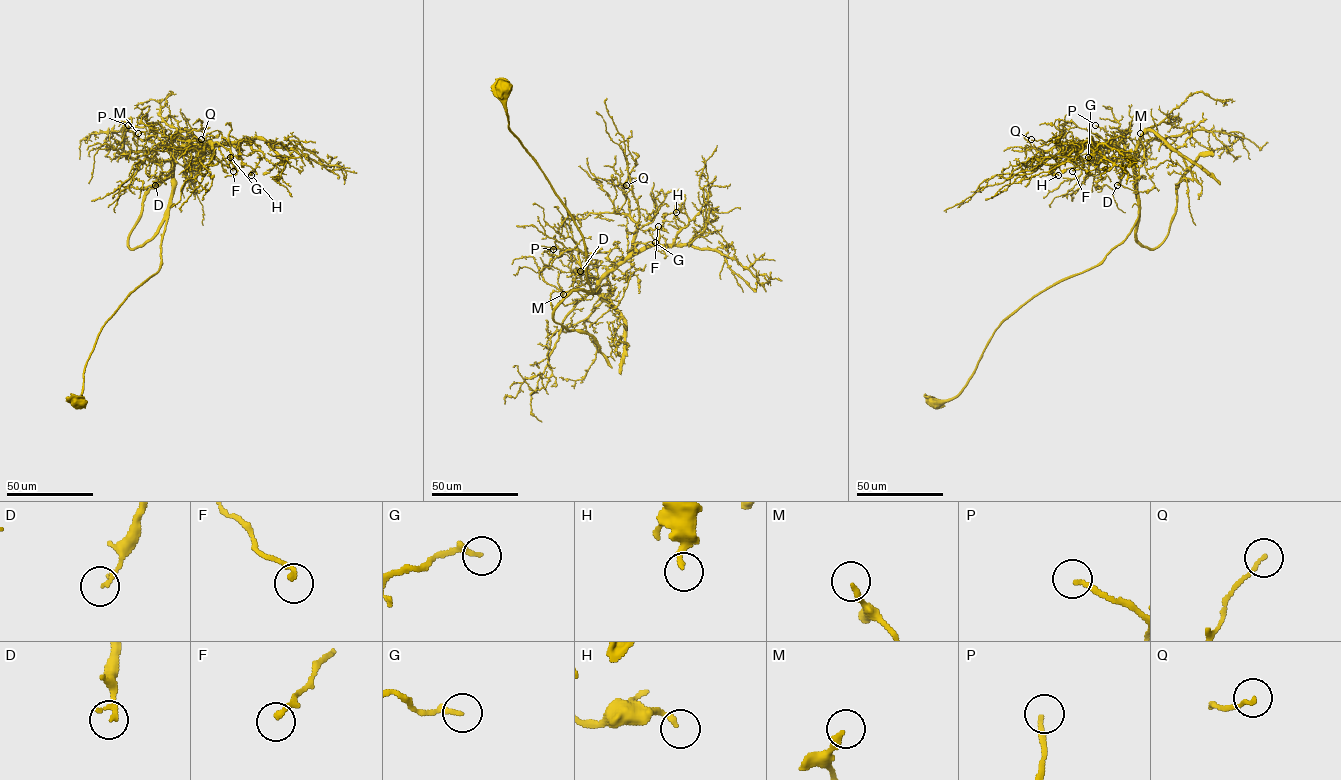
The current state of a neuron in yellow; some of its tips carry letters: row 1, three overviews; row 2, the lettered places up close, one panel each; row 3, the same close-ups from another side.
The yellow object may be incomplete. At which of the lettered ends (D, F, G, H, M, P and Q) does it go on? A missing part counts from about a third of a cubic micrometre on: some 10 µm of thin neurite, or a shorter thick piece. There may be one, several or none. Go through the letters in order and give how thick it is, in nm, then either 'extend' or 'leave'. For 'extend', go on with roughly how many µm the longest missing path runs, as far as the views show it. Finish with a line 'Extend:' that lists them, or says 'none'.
D: 190 nm thick; leave
F: 200 nm thick; leave
G: 200 nm thick; leave
H: 200 nm thick; leave
M: 240 nm thick; leave
P: 200 nm thick; extend; about 15 µm are missing
Q: 150 nm thick; leave
Extend: P

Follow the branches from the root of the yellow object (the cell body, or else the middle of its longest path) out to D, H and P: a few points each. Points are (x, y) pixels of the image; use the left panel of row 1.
D: (78, 402), (101, 327), (159, 269), (171, 189), (170, 152), (165, 147), (152, 153), (155, 185)
H: (78, 402), (84, 371), (101, 327), (159, 269), (177, 155), (188, 147), (245, 141), (263, 155), (251, 175)
P: (78, 402), (101, 327), (161, 260), (170, 152), (158, 147), (123, 155), (116, 148), (128, 125)

